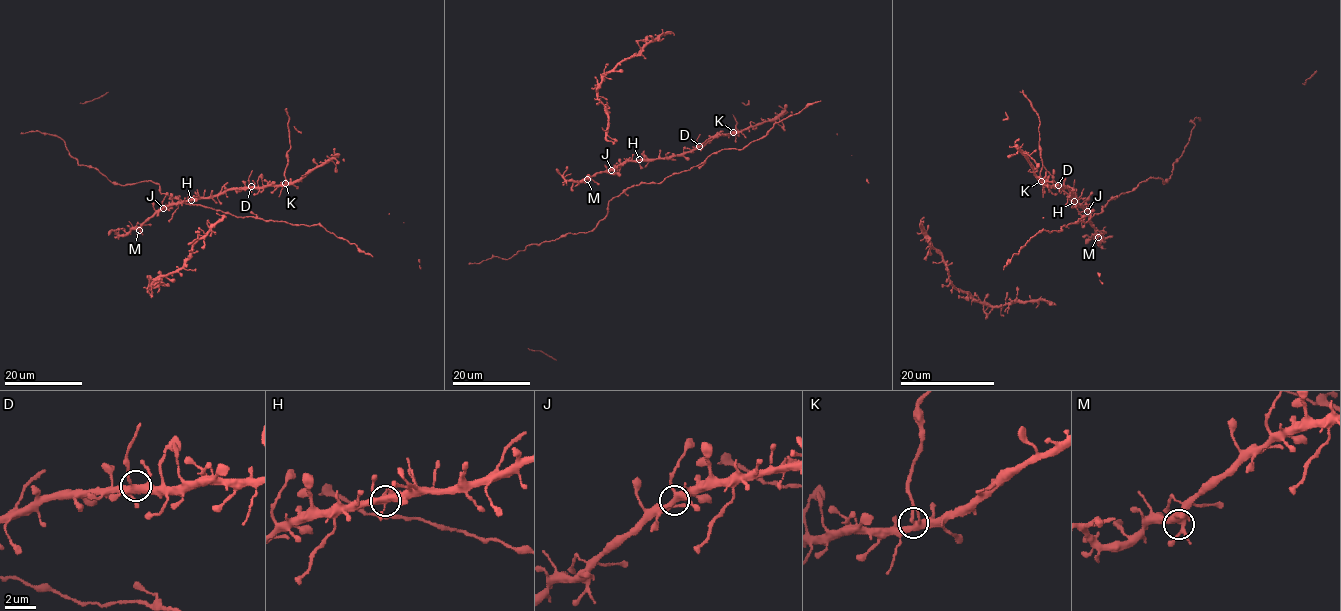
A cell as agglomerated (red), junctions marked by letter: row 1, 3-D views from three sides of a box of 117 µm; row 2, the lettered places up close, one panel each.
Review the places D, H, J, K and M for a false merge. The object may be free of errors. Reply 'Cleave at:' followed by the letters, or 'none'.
Cleave at: K

